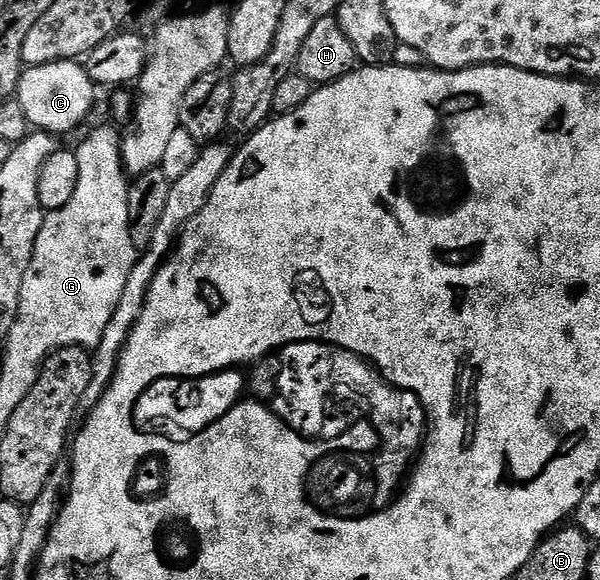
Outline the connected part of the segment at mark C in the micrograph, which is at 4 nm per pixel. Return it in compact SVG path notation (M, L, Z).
M53 61L52 64L25 67L22 71L17 102L24 108L31 127L39 131L63 136L76 129L94 106L97 89L86 67L79 61Z

